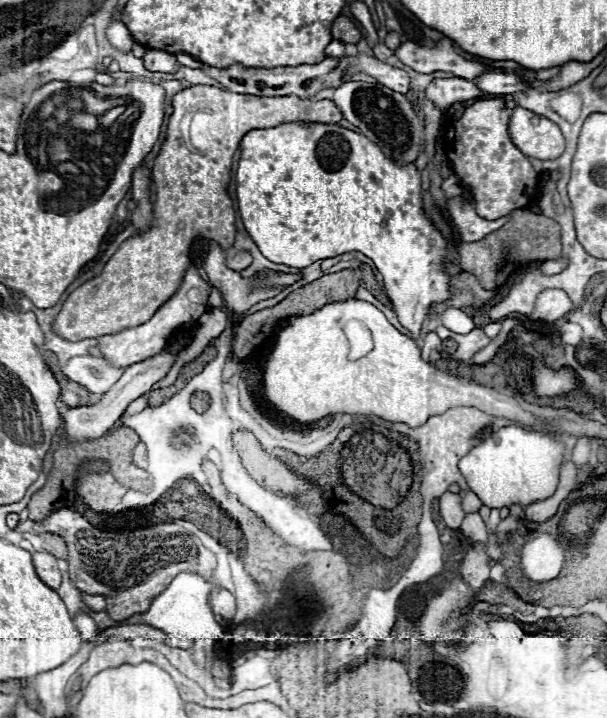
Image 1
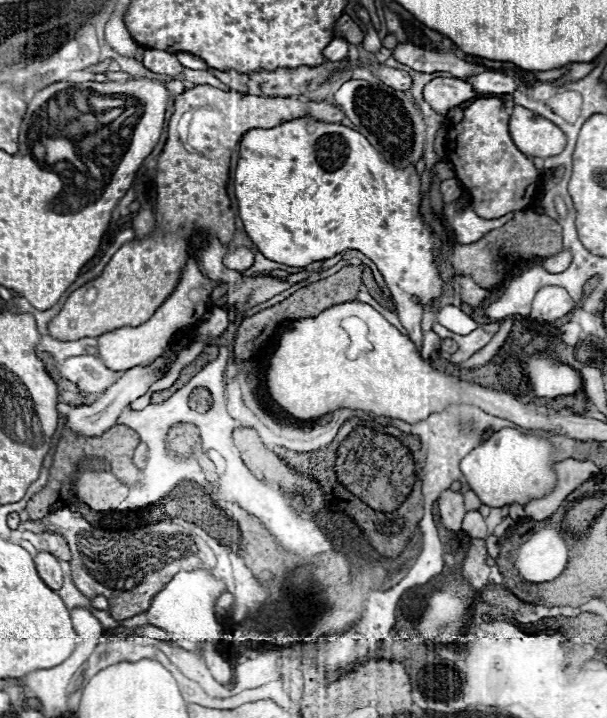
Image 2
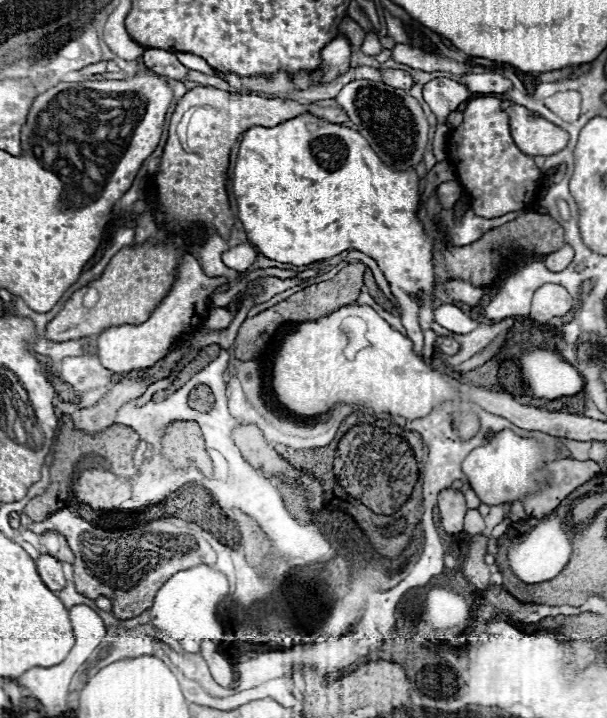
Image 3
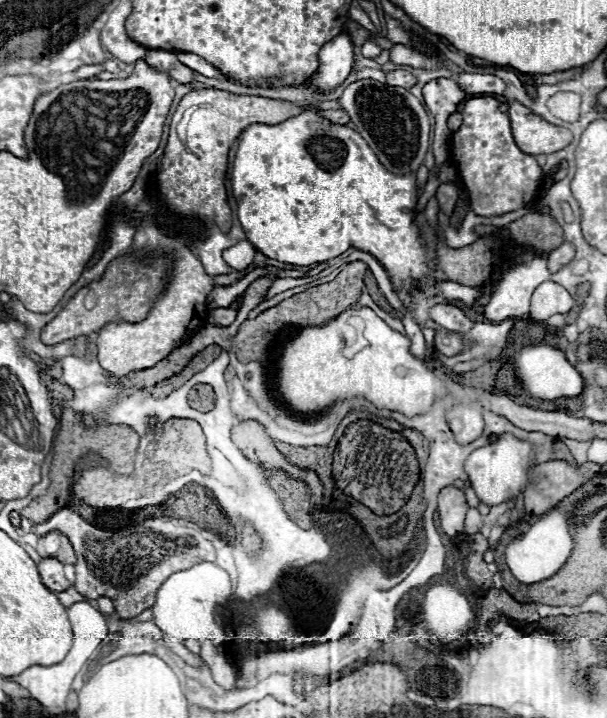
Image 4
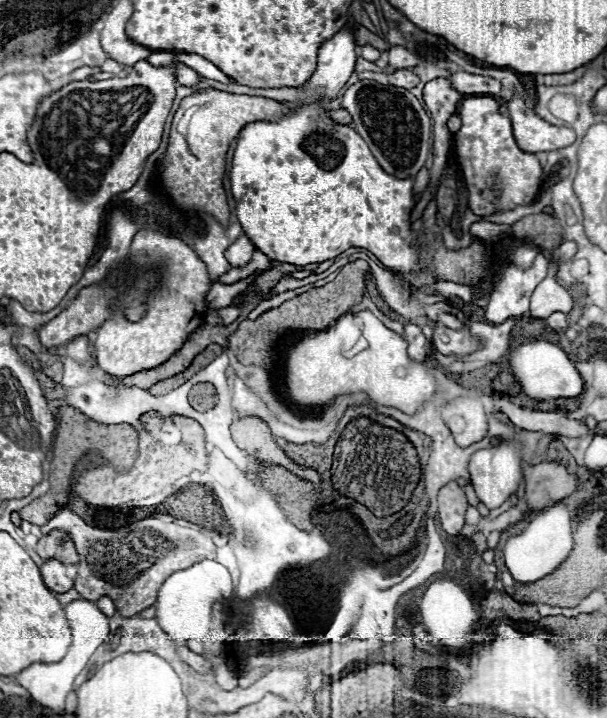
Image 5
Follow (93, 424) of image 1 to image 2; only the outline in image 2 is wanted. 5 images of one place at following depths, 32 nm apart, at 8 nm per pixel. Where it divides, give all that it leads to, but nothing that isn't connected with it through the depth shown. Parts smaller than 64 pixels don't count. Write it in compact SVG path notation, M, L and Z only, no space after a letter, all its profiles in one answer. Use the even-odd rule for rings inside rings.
M162 356L162 358L154 360L150 366L134 366L130 370L126 370L124 376L114 386L110 386L94 404L90 404L90 406L78 406L78 408L70 410L66 414L66 418L68 418L68 426L72 428L72 432L82 434L82 436L100 436L102 432L106 432L108 428L112 428L116 424L118 414L124 410L124 406L128 406L130 402L134 402L136 398L140 398L142 394L146 394L148 386L158 380L156 370L164 368L166 360L168 360L168 356Z

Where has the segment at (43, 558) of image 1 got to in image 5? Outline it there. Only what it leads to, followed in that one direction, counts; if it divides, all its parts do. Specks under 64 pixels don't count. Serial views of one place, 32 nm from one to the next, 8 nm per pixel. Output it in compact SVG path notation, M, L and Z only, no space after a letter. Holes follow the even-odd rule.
M46 560L40 568L44 584L52 590L52 592L68 592L74 586L74 580L70 580L66 576L66 566L58 560Z

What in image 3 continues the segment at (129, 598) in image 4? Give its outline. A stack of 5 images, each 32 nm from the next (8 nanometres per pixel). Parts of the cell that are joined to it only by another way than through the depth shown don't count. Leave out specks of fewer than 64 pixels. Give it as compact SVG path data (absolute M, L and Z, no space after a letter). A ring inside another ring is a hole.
M62 508L48 516L44 522L32 522L28 530L60 532L66 536L76 560L74 560L74 584L80 594L94 600L94 596L106 596L114 600L112 614L118 620L128 620L150 608L158 588L174 574L198 564L214 564L216 552L204 538L204 528L178 518L158 518L144 526L124 532L104 532L94 528L76 512Z

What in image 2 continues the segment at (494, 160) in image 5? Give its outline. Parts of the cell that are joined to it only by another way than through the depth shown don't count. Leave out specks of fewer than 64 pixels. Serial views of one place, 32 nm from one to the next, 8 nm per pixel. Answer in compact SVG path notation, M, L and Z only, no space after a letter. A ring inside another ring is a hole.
M476 98L464 110L460 124L446 136L446 156L454 164L458 180L472 194L472 206L482 218L500 218L508 212L524 210L538 188L540 172L522 154L508 132L508 112L500 98Z

